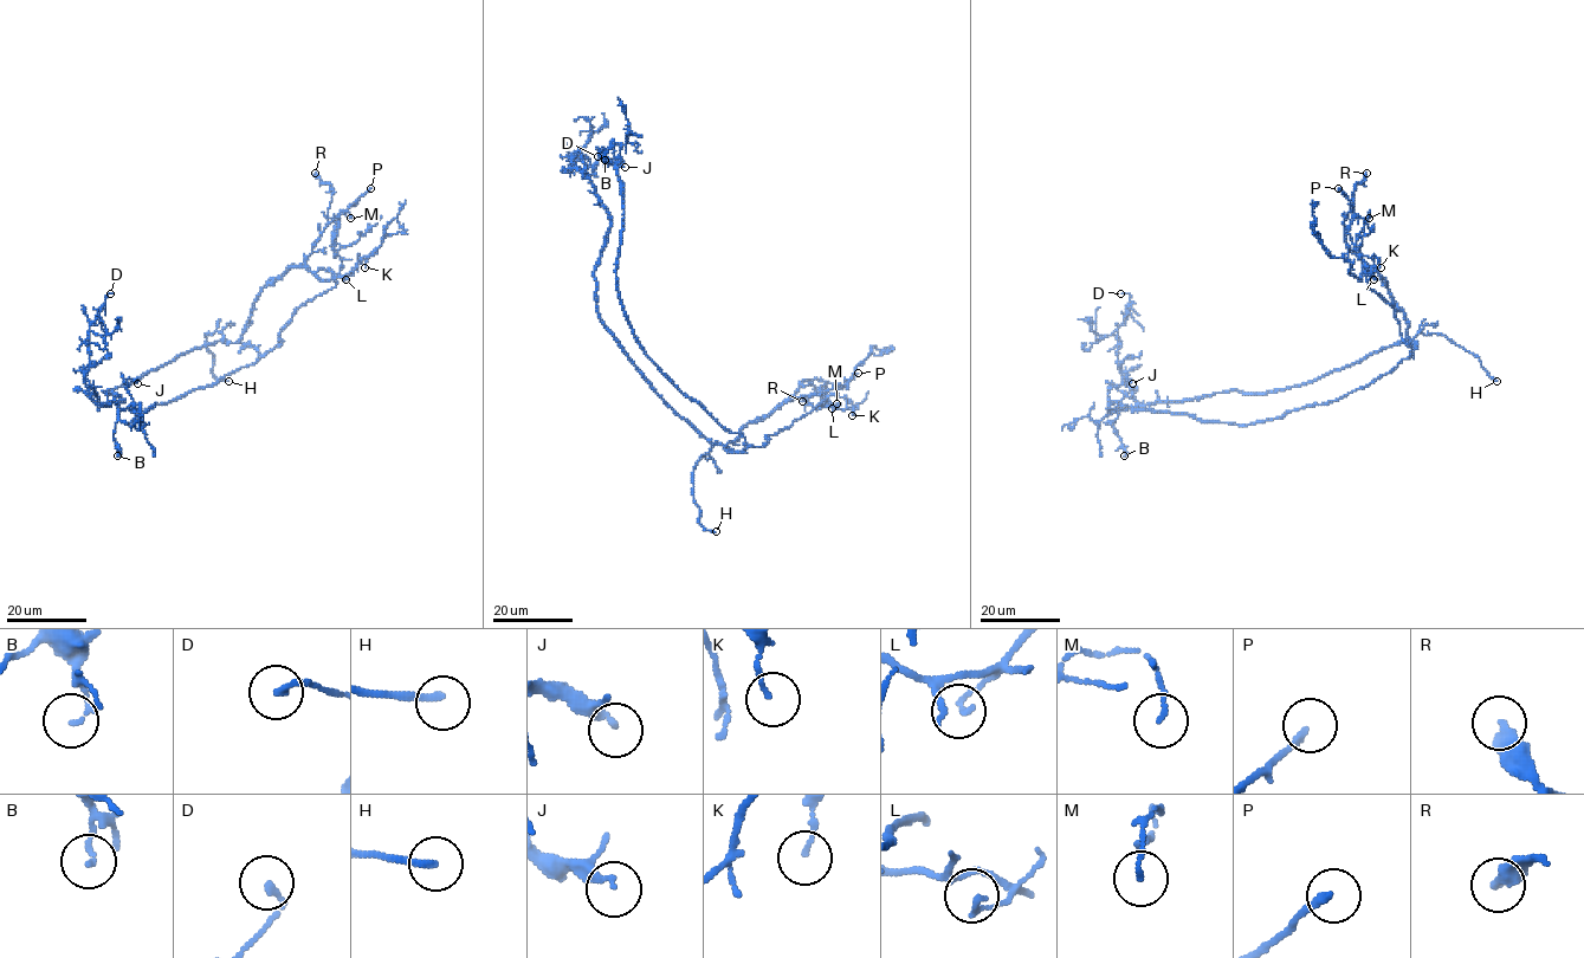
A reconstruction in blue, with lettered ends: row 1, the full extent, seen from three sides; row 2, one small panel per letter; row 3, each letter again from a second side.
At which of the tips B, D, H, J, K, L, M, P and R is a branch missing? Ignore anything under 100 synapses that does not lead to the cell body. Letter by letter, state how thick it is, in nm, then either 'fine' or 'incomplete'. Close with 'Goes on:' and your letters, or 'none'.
B: calibre 140 nm; fine
D: calibre 150 nm; fine
H: calibre 200 nm; incomplete
J: calibre 240 nm; fine
K: calibre 110 nm; fine
L: calibre 130 nm; fine
M: calibre 120 nm; fine
P: calibre 170 nm; fine
R: calibre 380 nm; fine
Goes on: H

